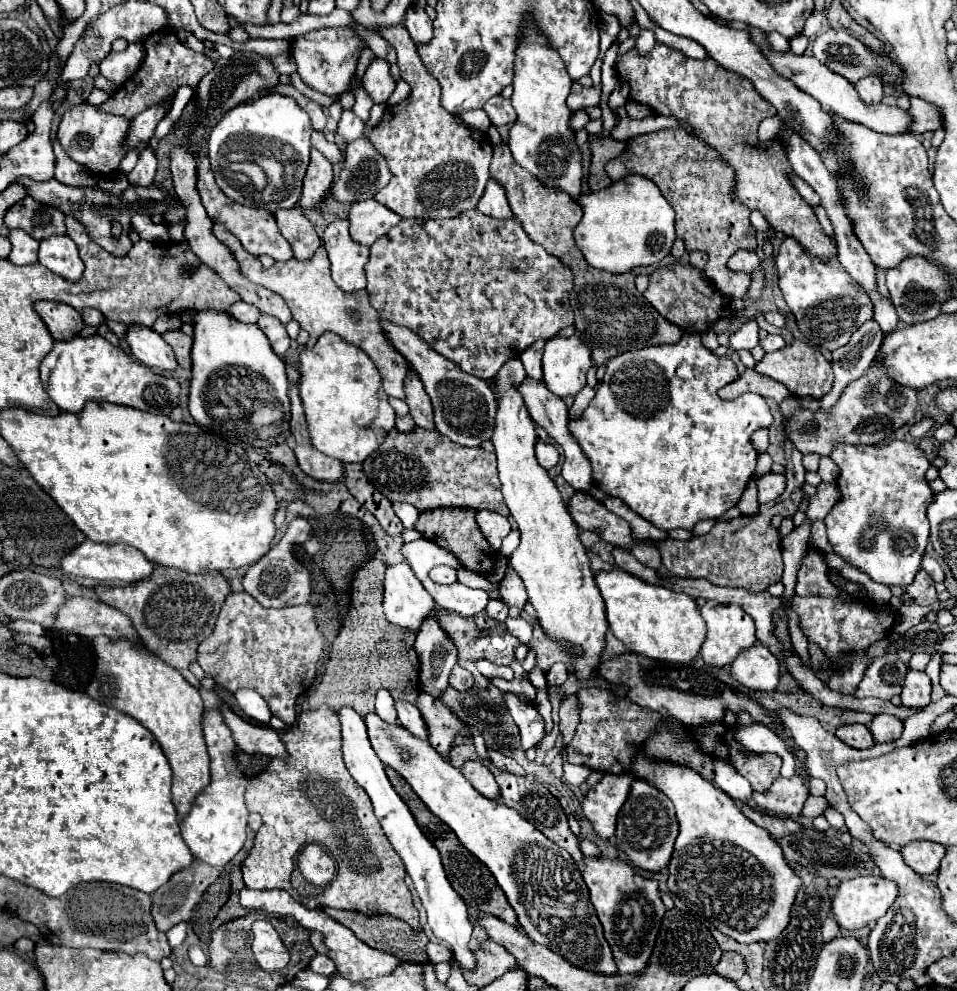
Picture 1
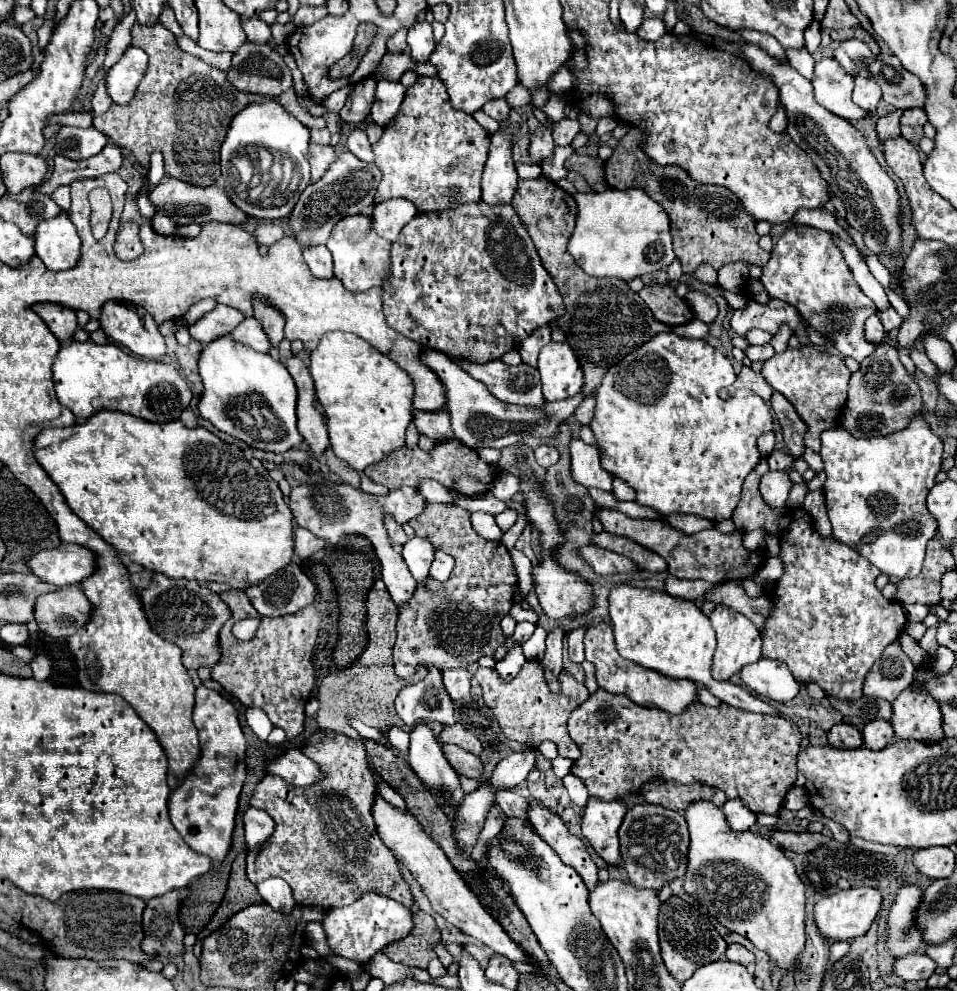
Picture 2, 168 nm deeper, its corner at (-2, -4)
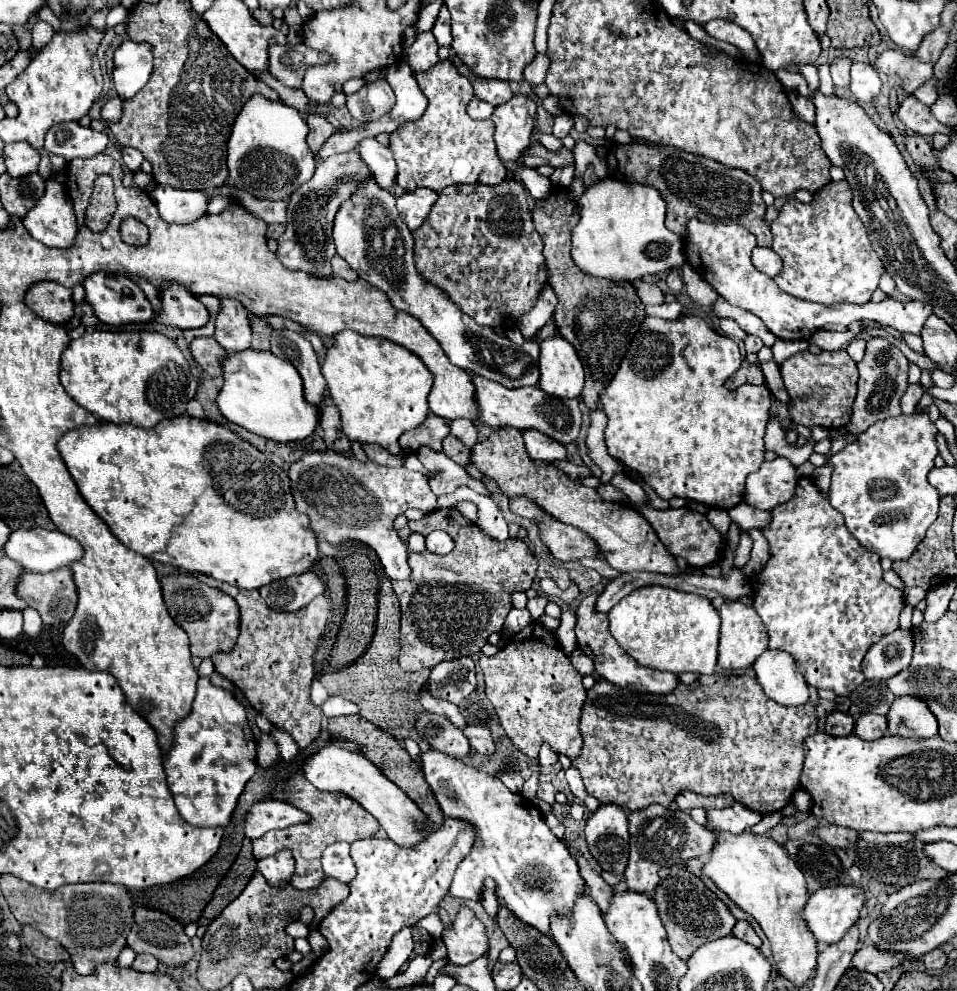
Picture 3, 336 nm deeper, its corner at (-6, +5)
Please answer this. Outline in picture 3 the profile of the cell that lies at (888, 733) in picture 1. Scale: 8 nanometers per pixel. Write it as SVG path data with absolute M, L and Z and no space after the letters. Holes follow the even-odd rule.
M866 713L860 715L856 719L856 727L854 733L864 739L864 741L874 741L880 739L888 733L888 725L886 725L886 717L884 715L874 715L874 713Z

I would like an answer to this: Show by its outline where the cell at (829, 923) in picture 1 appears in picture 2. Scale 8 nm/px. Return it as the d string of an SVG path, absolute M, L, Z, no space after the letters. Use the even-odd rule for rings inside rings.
M834 942L834 944L830 946L830 958L828 958L828 964L832 966L832 964L838 962L840 958L844 958L844 956L848 954L848 950L850 950L850 944L848 944L848 942Z

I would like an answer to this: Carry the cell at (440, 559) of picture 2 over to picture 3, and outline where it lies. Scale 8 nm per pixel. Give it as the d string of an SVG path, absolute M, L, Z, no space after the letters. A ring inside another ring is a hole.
M434 531L426 535L426 549L434 555L448 555L454 549L454 541L446 531Z

